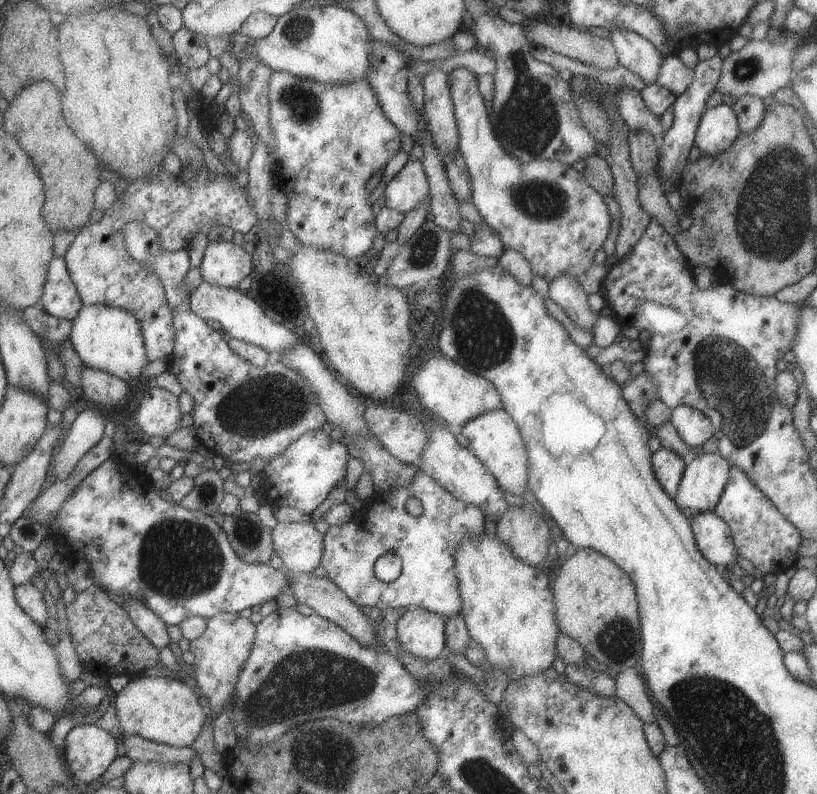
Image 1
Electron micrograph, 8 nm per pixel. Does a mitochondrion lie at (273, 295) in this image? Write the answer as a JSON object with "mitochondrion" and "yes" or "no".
{"mitochondrion":"no"}

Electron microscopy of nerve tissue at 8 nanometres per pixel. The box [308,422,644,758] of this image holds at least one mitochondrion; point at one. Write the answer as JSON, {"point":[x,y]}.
{"point":[617,640]}

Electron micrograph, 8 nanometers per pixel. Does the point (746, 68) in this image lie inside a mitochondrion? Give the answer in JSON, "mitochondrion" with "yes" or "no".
{"mitochondrion":"yes"}

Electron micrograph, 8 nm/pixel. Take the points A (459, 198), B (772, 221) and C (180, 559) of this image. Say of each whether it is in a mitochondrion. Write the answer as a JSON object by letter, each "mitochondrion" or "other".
{"A":"other","B":"mitochondrion","C":"mitochondrion"}

